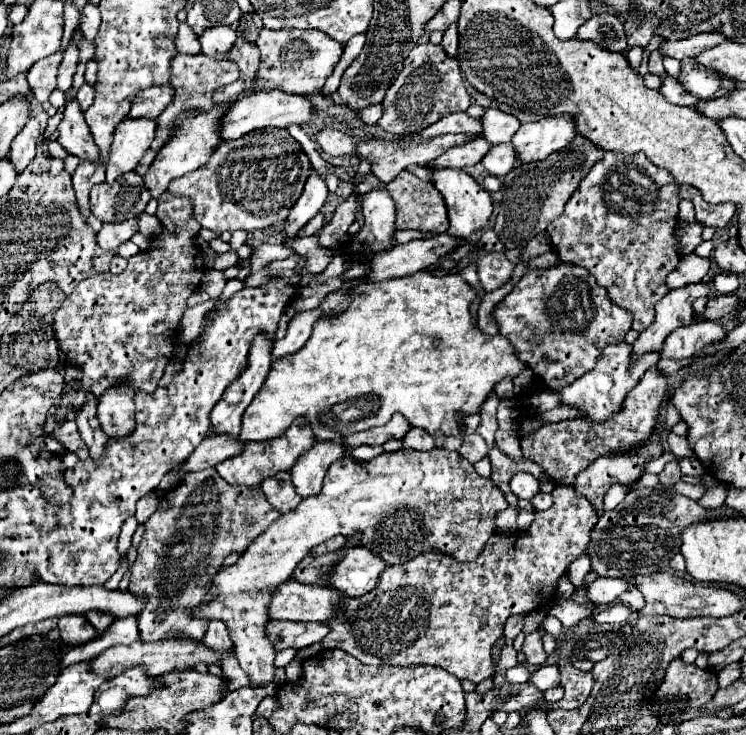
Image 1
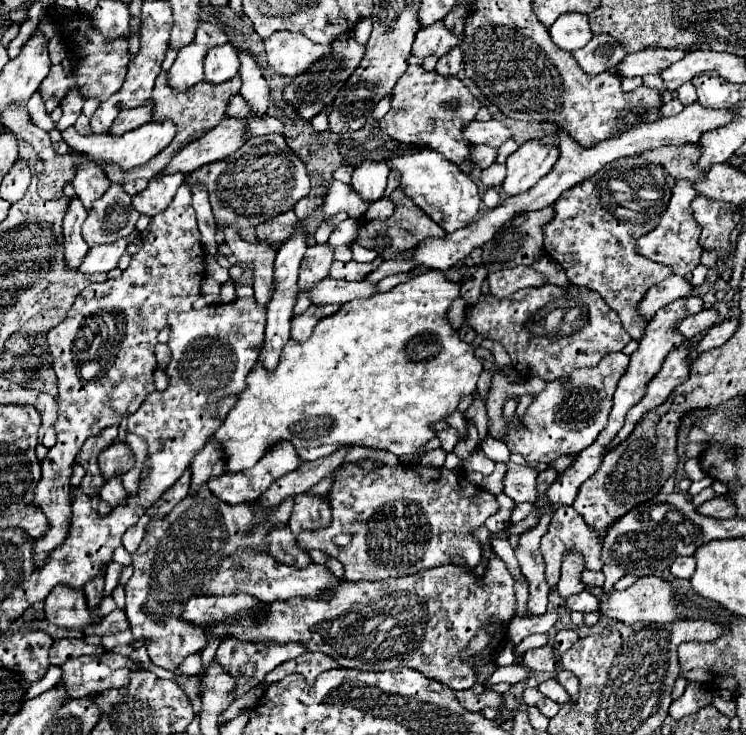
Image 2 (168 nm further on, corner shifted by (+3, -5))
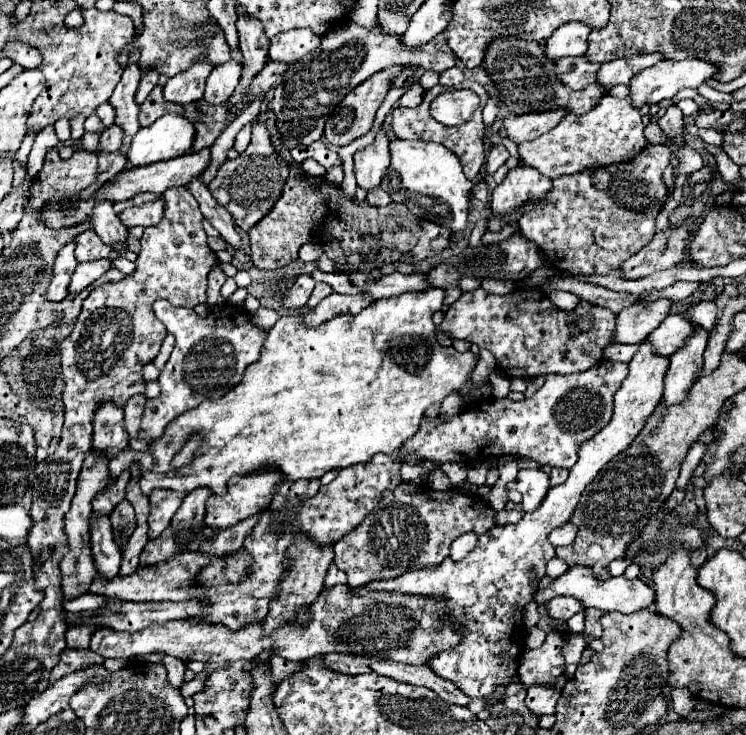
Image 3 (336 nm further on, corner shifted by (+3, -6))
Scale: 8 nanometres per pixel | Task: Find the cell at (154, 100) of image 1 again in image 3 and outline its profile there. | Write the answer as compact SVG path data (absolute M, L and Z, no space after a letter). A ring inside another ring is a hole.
M114 124L114 126L110 126L110 128L106 128L102 132L102 136L100 136L100 150L104 150L104 152L120 150L122 140L124 140L124 130L118 124Z

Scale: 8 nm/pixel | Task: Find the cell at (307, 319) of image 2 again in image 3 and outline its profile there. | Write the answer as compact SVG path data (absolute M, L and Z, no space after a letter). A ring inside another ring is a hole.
M332 294L328 298L324 298L316 308L310 308L302 320L306 326L318 326L326 320L330 320L332 316L338 314L358 314L362 308L366 308L372 300L368 296L356 294L356 296L342 296L342 294Z

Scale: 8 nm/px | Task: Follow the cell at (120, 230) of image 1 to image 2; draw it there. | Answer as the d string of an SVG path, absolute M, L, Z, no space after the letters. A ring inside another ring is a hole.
M118 239L116 243L110 245L98 245L88 251L84 257L84 263L78 267L80 273L94 275L94 273L108 273L114 269L120 261L120 257L126 253L126 239Z

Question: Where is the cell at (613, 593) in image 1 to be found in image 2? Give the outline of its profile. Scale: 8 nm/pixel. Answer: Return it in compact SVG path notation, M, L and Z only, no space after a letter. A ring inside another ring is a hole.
M582 591L582 593L576 593L576 595L570 595L566 601L564 601L564 607L568 611L598 611L598 599L590 593L590 591Z

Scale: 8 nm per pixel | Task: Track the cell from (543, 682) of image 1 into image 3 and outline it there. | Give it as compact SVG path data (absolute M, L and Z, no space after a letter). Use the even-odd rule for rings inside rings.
M534 684L534 686L528 688L526 706L534 714L538 714L538 716L542 716L542 714L554 714L554 706L556 706L558 696L560 696L560 690L556 690L556 688Z

